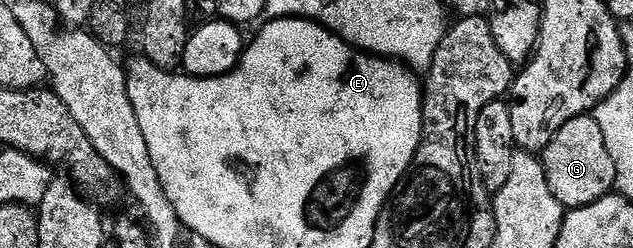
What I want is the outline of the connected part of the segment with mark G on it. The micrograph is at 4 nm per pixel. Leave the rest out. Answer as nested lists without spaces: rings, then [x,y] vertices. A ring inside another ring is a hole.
[[[593,115],[577,116],[564,122],[564,126],[560,126],[560,130],[554,133],[548,146],[542,149],[540,159],[544,179],[555,201],[561,207],[563,204],[563,209],[583,208],[592,202],[603,200],[605,196],[611,195],[615,187],[614,164],[606,152],[606,145],[602,142]]]

